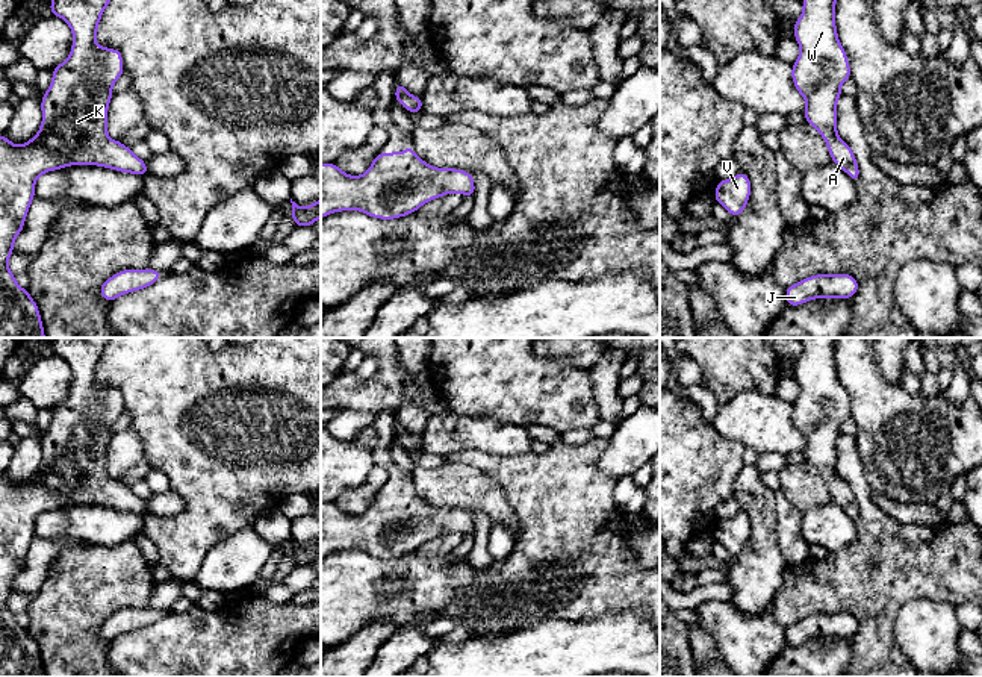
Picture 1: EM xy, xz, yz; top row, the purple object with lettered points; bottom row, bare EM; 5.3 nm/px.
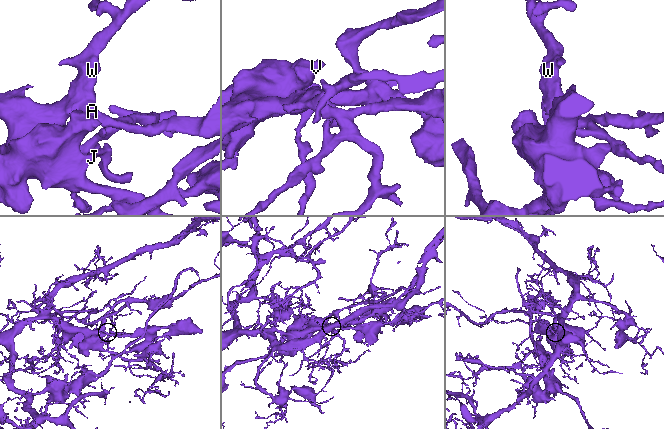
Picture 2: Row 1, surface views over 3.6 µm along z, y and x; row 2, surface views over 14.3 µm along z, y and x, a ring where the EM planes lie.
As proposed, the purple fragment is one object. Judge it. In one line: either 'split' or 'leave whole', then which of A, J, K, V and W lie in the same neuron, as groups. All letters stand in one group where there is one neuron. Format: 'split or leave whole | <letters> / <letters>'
leave whole | A J K V W

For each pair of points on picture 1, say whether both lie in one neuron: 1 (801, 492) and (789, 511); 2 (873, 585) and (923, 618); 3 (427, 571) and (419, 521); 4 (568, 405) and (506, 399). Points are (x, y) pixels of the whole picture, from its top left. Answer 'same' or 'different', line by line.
1: different
2: different
3: different
4: same

